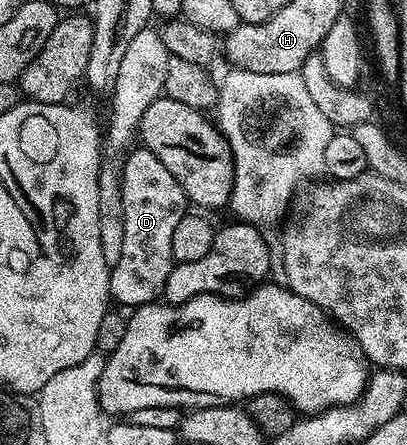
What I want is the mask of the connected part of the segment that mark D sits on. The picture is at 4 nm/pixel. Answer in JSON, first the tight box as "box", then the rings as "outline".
{"box":[109,150,187,308],"outline":[[[135,150],[126,157],[121,176],[123,252],[120,253],[119,262],[109,272],[112,301],[122,302],[130,308],[148,306],[162,297],[167,276],[175,265],[171,236],[181,217],[187,213],[187,199],[175,176],[163,168],[150,150]]]}

